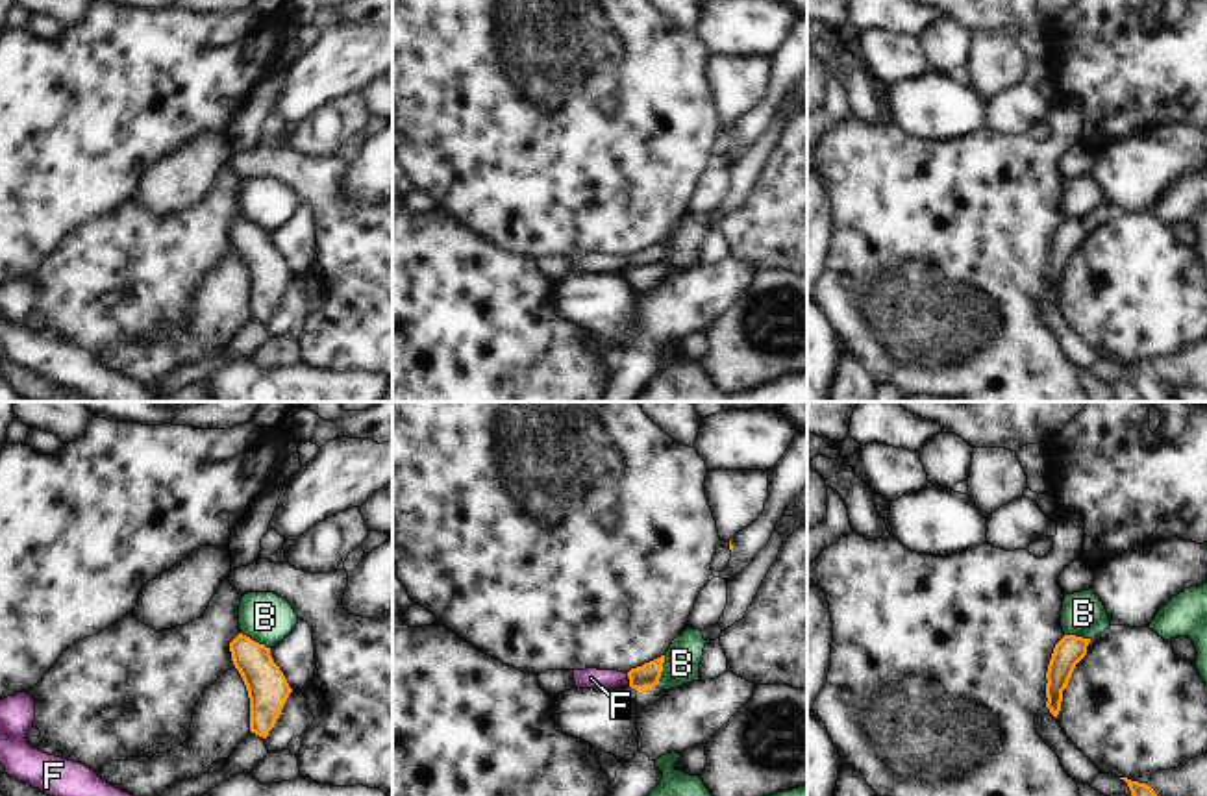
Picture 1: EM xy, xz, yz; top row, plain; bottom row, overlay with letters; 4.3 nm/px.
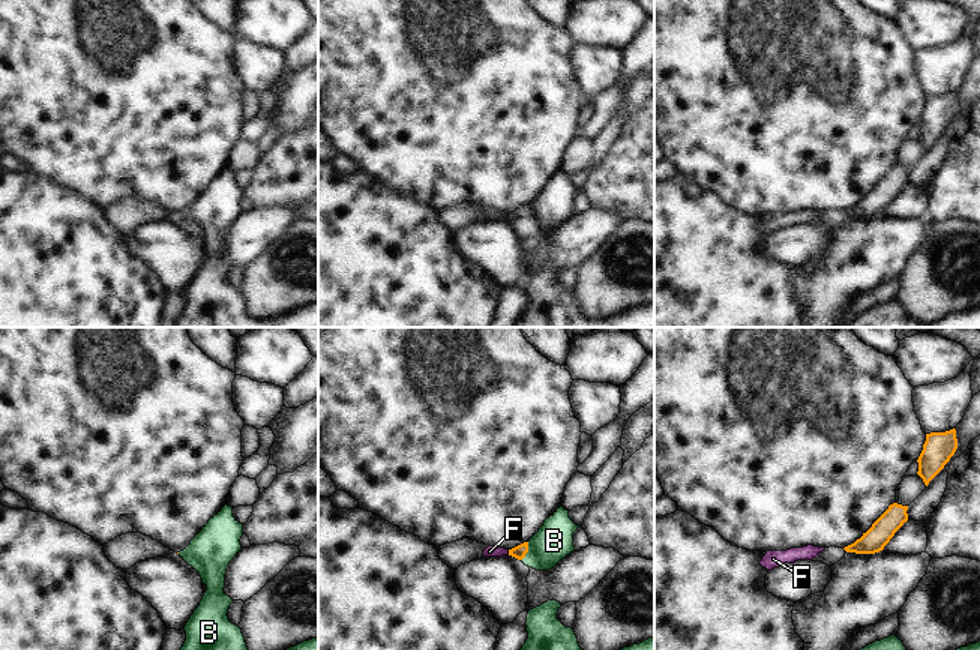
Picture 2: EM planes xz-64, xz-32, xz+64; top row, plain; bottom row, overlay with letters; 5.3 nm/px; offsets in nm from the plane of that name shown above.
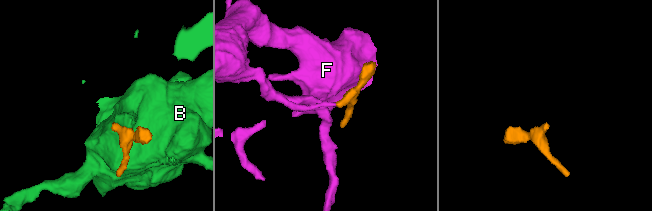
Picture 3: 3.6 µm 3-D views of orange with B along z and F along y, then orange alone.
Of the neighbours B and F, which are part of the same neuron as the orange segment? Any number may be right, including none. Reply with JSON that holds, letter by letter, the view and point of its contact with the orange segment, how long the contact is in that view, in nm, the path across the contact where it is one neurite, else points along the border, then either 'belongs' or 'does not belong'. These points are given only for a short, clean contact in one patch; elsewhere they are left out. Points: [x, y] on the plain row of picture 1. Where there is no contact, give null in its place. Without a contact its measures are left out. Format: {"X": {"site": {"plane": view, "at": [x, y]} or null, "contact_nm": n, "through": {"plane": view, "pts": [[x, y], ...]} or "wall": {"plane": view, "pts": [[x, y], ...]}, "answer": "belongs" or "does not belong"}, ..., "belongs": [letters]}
{"B": {"site": {"plane": "xz", "at": [661, 256]}, "contact_nm": 140, "wall": {"plane": "xz", "pts": [[665, 241], [661, 261], [654, 271]]}, "answer": "does not belong"}, "F": {"site": {"plane": "xz", "at": [630, 265]}, "contact_nm": 60, "through": {"plane": "xz", "pts": [[643, 263], [630, 265], [591, 263]]}, "answer": "belongs"}, "belongs": ["F"]}

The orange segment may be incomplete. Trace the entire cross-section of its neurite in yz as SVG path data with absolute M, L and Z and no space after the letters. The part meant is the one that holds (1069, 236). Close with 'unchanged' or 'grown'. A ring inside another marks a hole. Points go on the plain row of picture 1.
M1064 220L1053 233L1048 257L1046 257L1046 292L1057 304L1066 274L1076 250L1087 241L1090 224Z; unchanged

